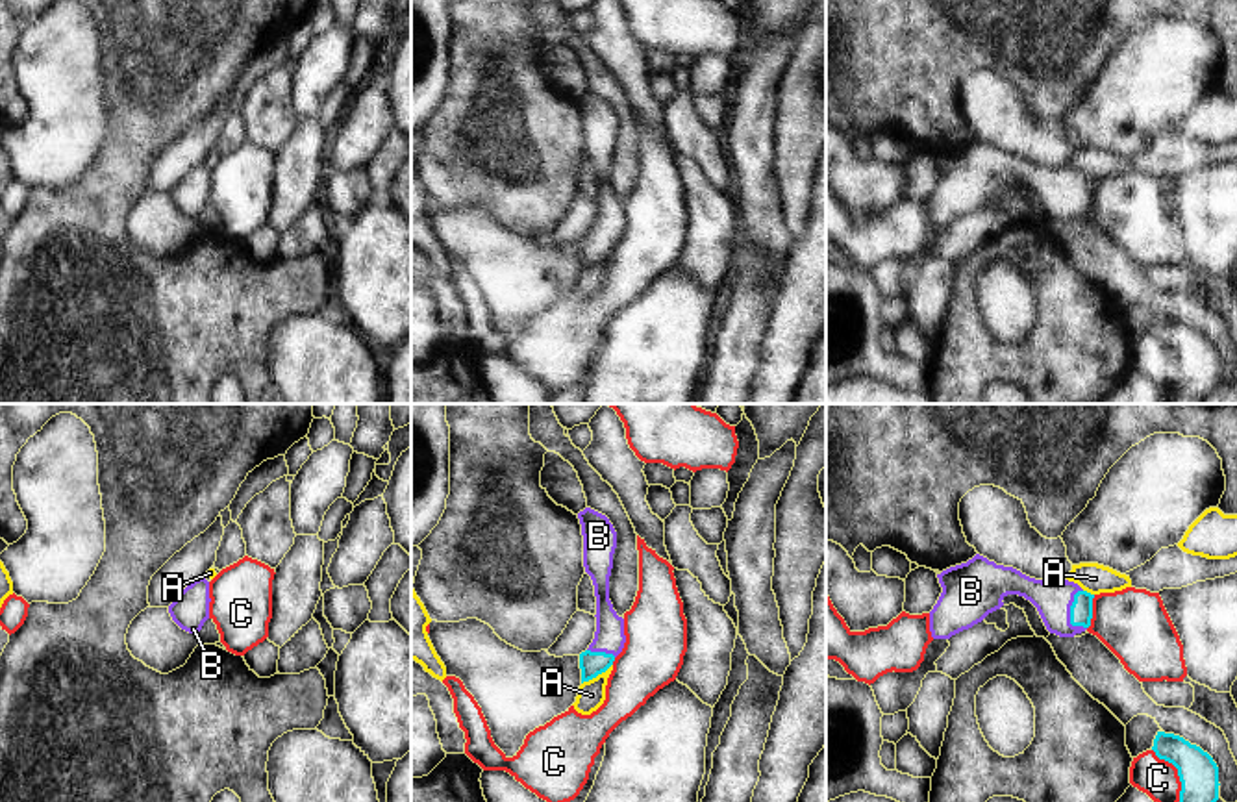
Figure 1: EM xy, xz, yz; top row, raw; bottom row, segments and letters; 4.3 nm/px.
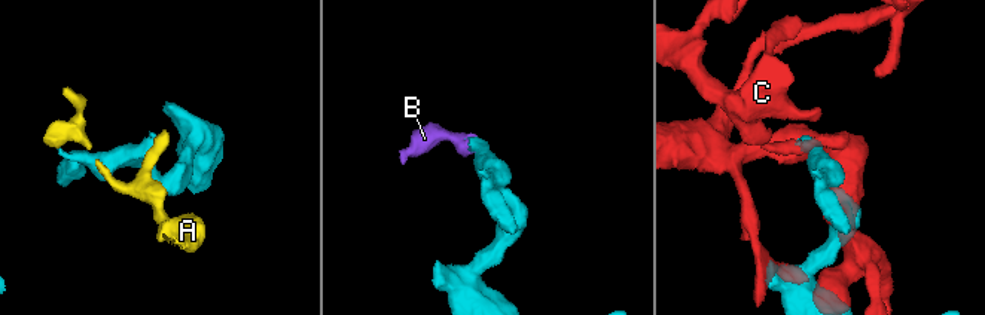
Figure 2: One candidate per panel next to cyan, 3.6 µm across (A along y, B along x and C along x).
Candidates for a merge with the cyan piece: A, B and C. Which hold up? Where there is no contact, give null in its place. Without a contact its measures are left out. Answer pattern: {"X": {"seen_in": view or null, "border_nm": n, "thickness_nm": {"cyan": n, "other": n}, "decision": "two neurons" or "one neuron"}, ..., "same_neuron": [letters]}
{"A": {"seen_in": "xz", "border_nm": 160, "thickness_nm": {"cyan": 110, "other": 120}, "decision": "two neurons"}, "B": {"seen_in": "yz", "border_nm": 180, "thickness_nm": {"cyan": 100, "other": 160}, "decision": "one neuron"}, "C": {"seen_in": "yz", "border_nm": 280, "thickness_nm": {"cyan": 170, "other": 170}, "decision": "two neurons"}, "same_neuron": ["B"]}

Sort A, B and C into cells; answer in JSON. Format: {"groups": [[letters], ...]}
{"groups": [["A"], ["B"], ["C"]]}

